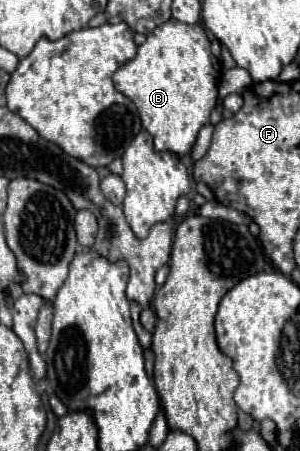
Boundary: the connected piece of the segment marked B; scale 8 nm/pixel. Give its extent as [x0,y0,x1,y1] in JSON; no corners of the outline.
[113,19,221,157]

